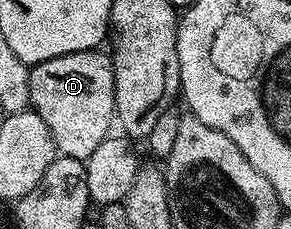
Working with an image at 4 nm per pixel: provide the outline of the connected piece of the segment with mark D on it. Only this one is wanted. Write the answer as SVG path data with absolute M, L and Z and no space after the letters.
M103 49L83 50L54 60L46 60L31 67L28 71L30 80L31 109L46 122L53 136L57 151L66 158L88 159L91 153L109 137L111 126L114 126L116 105L114 104L114 72L112 59Z

